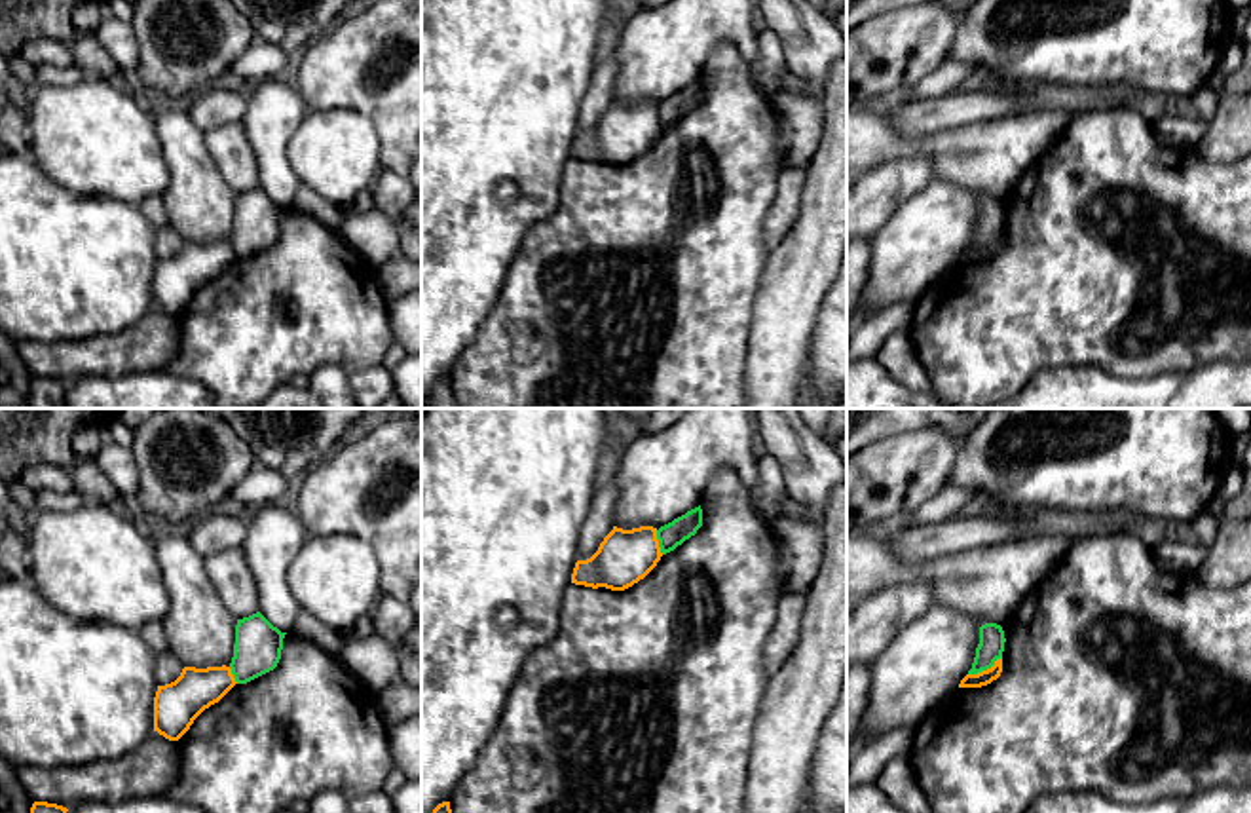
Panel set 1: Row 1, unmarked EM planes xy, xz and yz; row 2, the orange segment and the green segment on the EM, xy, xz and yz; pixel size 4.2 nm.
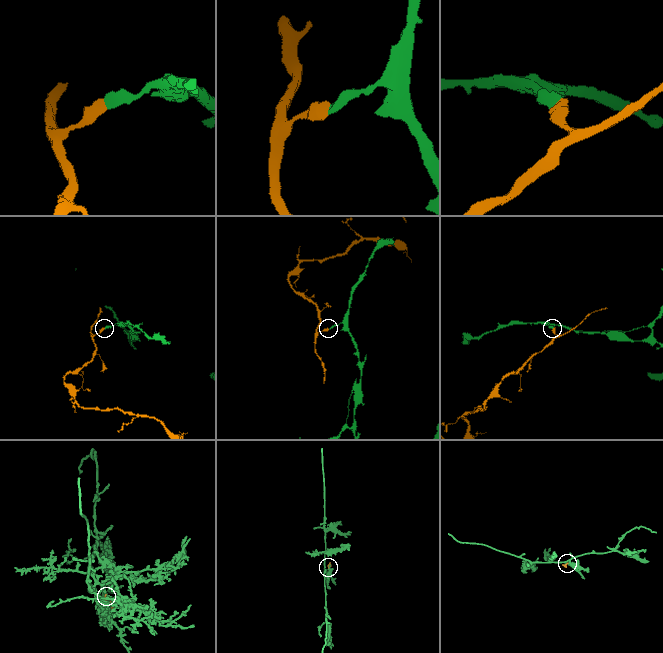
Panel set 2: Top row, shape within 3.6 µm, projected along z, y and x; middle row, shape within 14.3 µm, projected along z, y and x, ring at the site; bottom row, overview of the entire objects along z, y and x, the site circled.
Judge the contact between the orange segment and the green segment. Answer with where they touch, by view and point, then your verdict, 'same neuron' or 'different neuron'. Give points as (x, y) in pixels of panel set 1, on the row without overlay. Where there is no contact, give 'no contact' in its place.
yz (984, 245) | different neuron

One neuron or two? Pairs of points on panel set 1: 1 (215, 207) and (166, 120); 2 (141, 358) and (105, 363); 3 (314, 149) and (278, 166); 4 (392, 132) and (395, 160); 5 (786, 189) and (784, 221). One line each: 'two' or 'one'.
1: one
2: one
3: two
4: one
5: one

